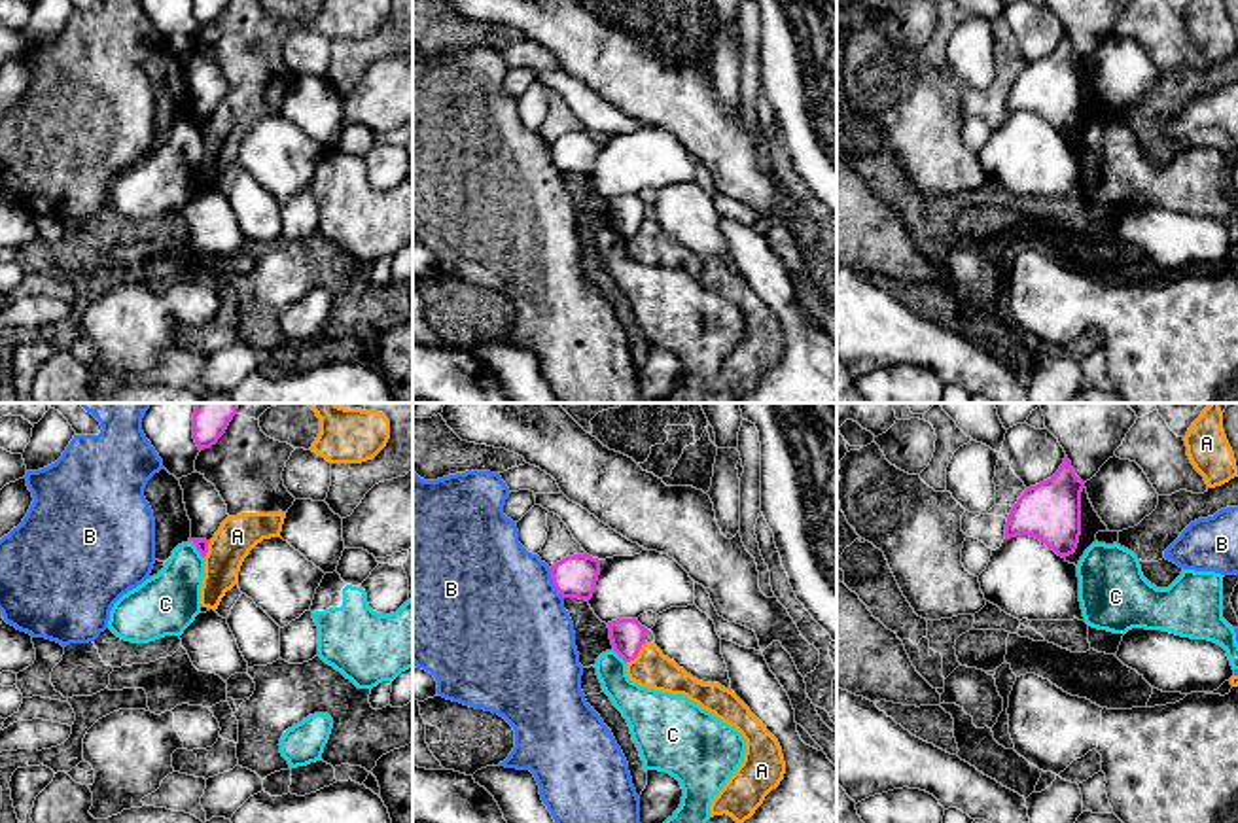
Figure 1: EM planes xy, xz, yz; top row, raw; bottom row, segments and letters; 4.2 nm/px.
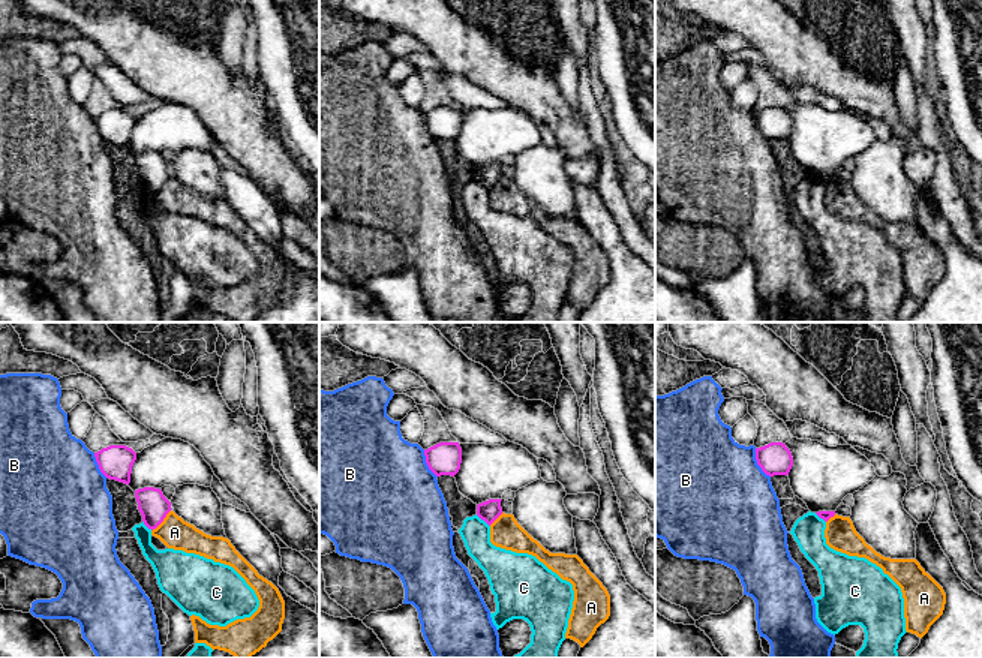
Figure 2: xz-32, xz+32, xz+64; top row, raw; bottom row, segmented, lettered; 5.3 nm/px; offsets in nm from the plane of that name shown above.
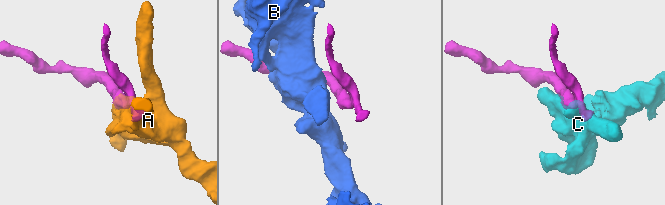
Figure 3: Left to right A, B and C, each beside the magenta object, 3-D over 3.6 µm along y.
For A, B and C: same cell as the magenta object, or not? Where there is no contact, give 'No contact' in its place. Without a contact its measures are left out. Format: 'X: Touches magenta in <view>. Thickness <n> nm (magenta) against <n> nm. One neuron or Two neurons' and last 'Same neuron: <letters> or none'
A: Touches magenta in xz. Thickness 150 nm (magenta) against 160 nm. Two neurons
B: Touches magenta in xz. Thickness 180 nm (magenta) against 500 nm. Two neurons
C: Touches magenta in xz. Thickness 150 nm (magenta) against 180 nm. Two neurons
Same neuron: none

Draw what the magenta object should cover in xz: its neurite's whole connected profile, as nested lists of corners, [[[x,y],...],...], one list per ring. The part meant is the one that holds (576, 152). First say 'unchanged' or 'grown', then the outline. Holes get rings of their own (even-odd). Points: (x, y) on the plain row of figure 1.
unchanged; [[[574,131],[562,134],[549,146],[553,161],[562,174],[579,174],[585,178],[592,174],[600,151],[598,134],[589,131]]]

